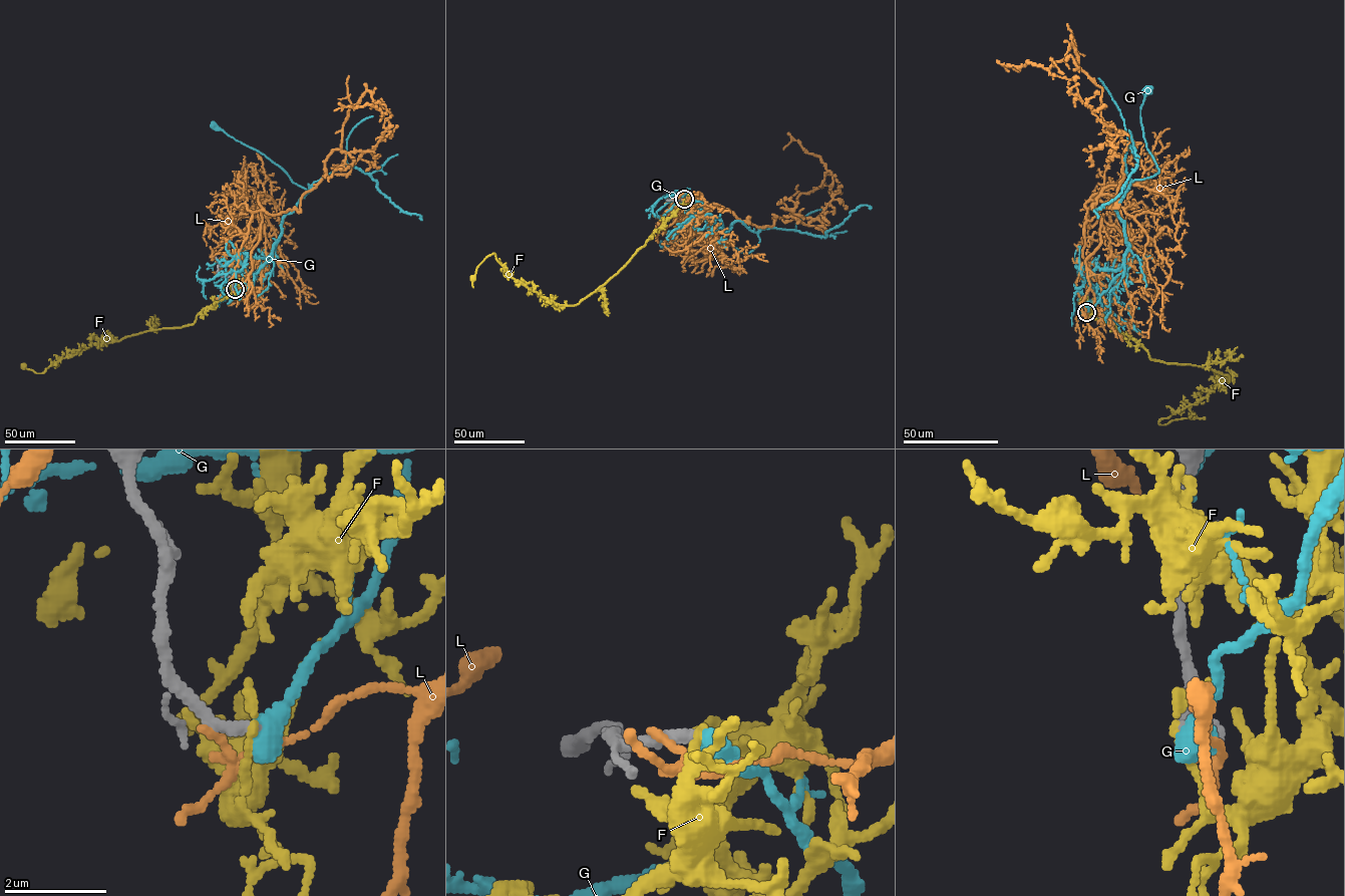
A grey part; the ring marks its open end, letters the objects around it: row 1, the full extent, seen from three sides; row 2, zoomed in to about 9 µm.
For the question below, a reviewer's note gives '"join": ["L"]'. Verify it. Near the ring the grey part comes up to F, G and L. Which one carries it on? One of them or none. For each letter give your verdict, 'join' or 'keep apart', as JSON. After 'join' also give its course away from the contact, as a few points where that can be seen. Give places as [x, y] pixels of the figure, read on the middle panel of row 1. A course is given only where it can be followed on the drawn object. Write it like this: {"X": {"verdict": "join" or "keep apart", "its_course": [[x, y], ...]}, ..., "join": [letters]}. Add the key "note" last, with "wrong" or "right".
{"F": {"verdict": "keep apart"}, "G": {"verdict": "keep apart"}, "L": {"verdict": "keep apart"}, "join": [], "note": "wrong"}

